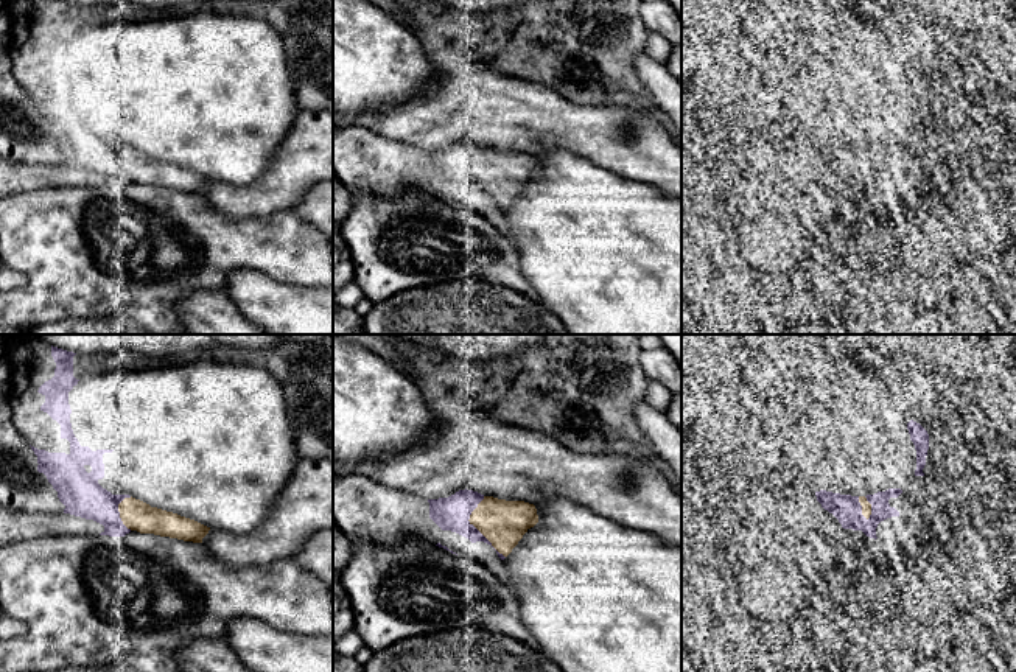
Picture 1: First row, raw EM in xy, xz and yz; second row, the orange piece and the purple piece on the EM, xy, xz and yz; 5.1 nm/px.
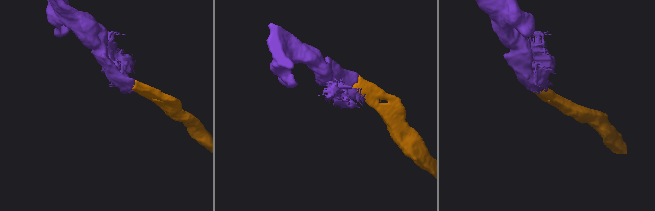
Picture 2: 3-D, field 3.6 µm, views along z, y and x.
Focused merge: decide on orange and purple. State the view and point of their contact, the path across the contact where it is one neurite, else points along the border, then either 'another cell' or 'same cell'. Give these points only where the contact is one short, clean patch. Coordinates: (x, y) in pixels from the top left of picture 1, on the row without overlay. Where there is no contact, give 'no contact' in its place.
meets orange in xz at (475, 178); same cell

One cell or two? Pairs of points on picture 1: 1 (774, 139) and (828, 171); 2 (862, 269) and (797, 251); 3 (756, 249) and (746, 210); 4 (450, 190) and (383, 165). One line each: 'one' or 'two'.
1: one
2: two
3: two
4: one

